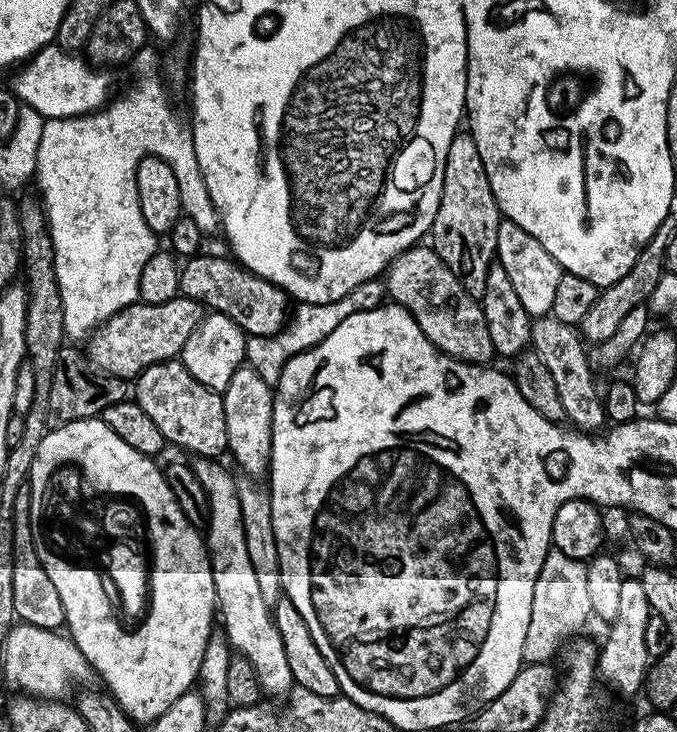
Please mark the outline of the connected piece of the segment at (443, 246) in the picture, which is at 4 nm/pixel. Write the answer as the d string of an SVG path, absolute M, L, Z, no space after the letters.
M457 131L450 150L446 150L442 198L430 229L430 247L450 266L466 294L476 300L482 298L482 290L486 290L486 270L490 270L496 260L501 219L502 213L490 190L490 178L486 178L486 166L482 166L482 154L478 154L478 142L474 142L471 131Z

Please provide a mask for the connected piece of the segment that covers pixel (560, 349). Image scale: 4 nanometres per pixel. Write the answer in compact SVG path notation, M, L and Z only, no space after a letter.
M551 314L535 317L532 322L530 348L538 354L538 358L542 358L546 370L550 370L550 375L554 377L567 423L581 432L599 433L606 424L604 401L601 389L596 389L596 376L592 373L591 362L588 361L589 349L579 331L573 325L558 322L558 318Z

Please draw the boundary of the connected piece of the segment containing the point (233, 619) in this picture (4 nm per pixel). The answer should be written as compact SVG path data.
M196 458L190 465L208 499L206 547L214 574L218 620L221 625L224 623L223 634L233 653L244 656L246 662L254 666L261 693L287 697L294 687L294 681L290 665L286 662L282 634L278 634L278 626L272 620L270 605L262 599L254 565L250 563L250 554L246 551L246 530L242 530L242 502L238 502L238 482L215 459Z

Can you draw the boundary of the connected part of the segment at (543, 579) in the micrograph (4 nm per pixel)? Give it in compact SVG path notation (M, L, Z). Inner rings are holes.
M550 550L542 562L542 570L538 570L538 578L534 582L534 602L530 602L530 626L526 626L526 642L522 642L524 664L546 664L565 647L569 638L587 620L590 620L590 597L586 591L587 563L582 559L575 560L564 552Z

